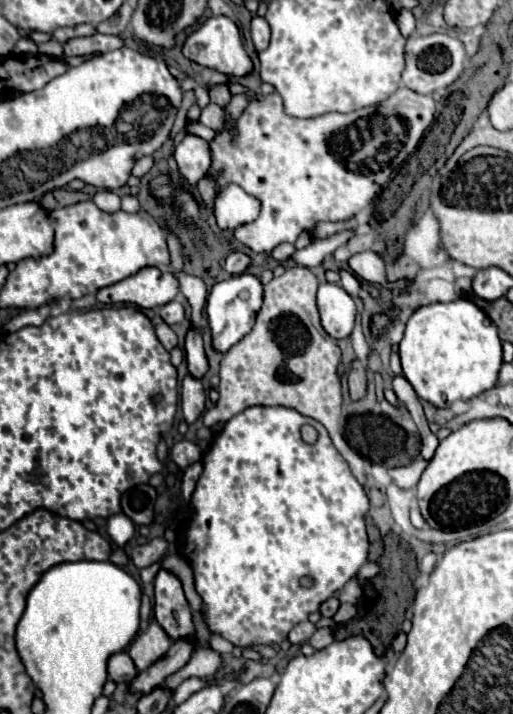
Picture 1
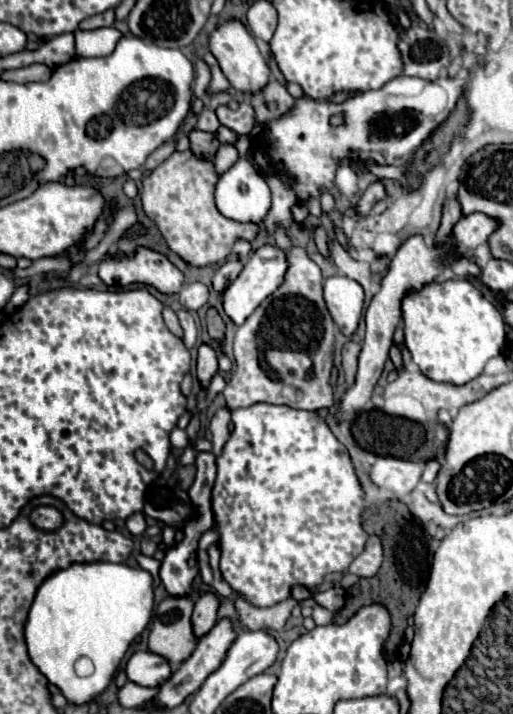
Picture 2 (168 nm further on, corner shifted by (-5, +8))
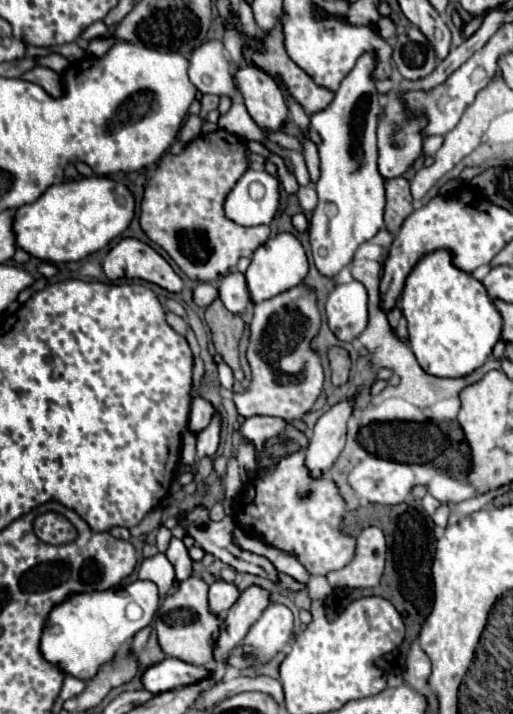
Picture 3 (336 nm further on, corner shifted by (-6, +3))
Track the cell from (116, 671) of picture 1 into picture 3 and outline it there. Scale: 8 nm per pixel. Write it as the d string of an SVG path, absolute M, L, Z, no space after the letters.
M165 657L163 661L151 665L141 675L141 683L143 683L143 689L151 693L163 693L163 691L189 685L191 681L199 681L199 677L207 677L205 667L195 667L195 665L187 665L185 661Z

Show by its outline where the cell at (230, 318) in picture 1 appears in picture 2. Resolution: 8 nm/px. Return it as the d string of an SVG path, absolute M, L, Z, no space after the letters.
M266 244L250 256L250 260L244 264L244 270L240 272L240 276L224 290L224 312L234 320L234 324L240 326L258 308L258 304L264 302L282 284L286 268L288 268L286 252L278 246Z

